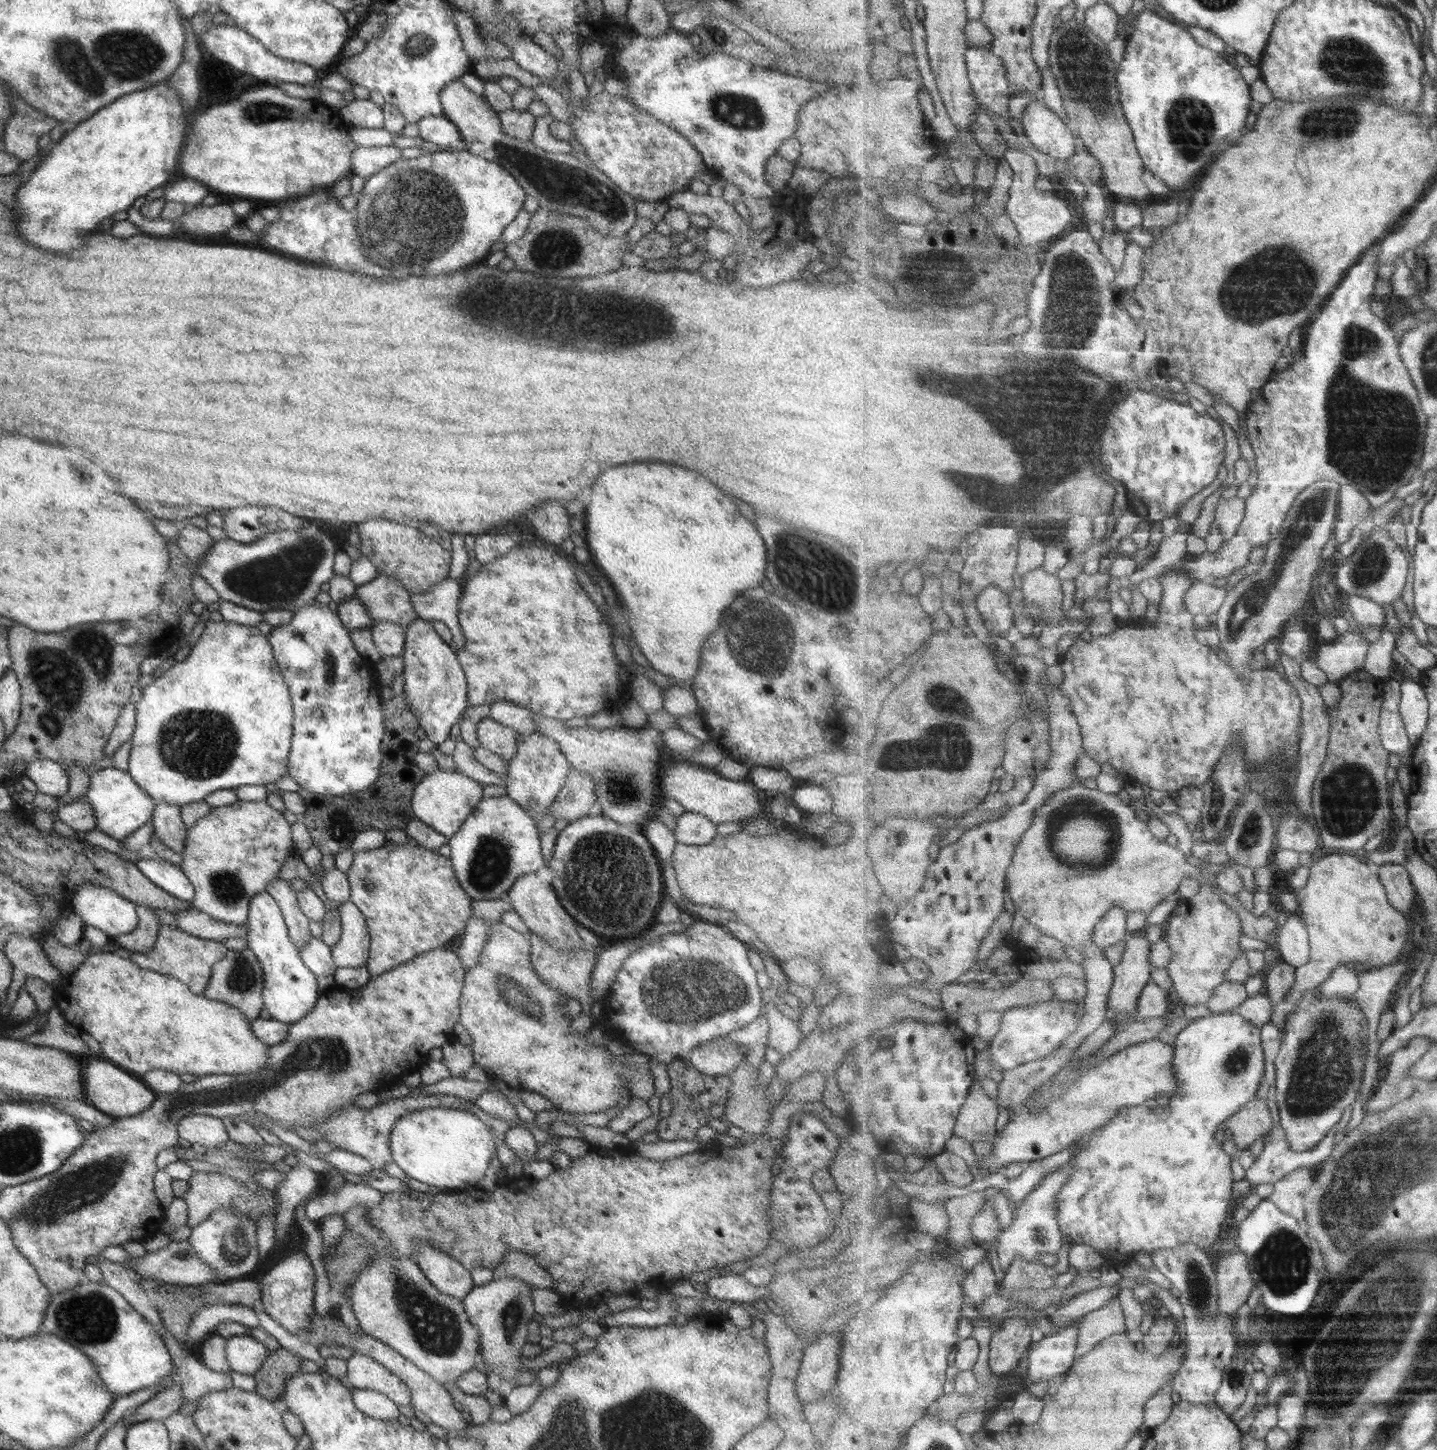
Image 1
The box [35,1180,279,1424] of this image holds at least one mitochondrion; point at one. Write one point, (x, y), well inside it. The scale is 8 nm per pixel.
(91, 1318)

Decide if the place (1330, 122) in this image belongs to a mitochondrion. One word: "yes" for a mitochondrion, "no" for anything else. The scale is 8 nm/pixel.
yes

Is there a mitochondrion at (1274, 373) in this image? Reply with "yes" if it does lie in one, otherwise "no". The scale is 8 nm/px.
no

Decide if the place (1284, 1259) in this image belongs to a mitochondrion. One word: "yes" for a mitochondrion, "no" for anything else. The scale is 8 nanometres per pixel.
yes

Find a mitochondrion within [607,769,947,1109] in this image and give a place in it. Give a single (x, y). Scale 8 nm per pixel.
(694, 987)

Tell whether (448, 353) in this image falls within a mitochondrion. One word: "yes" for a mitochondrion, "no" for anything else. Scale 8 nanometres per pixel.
no

